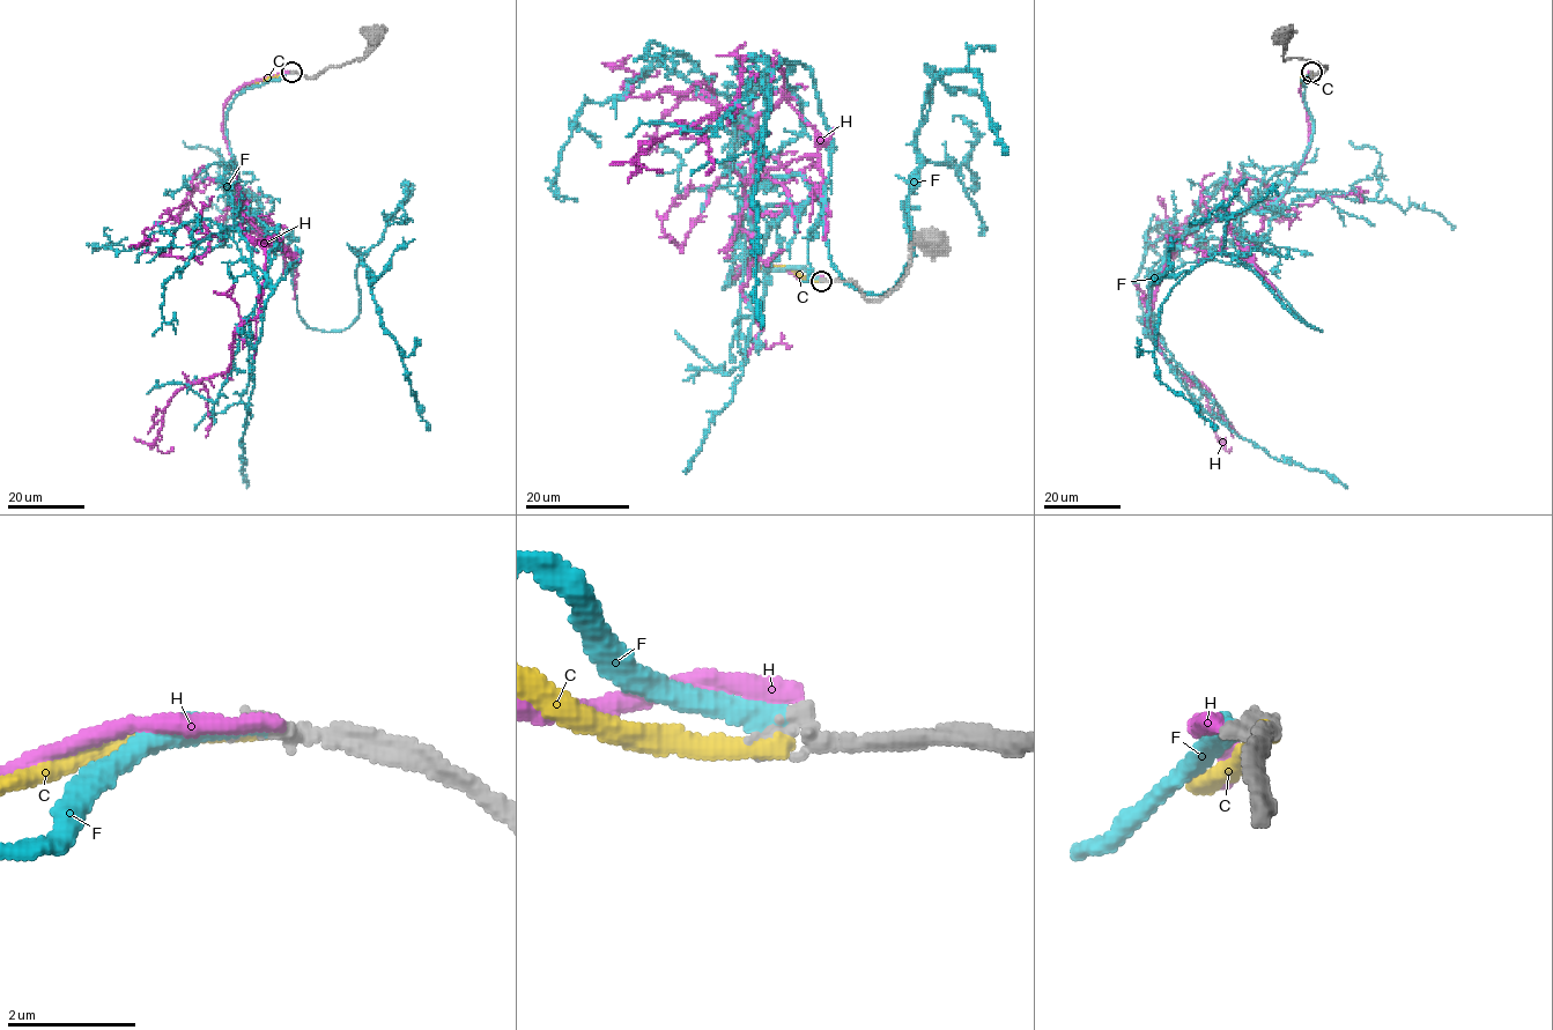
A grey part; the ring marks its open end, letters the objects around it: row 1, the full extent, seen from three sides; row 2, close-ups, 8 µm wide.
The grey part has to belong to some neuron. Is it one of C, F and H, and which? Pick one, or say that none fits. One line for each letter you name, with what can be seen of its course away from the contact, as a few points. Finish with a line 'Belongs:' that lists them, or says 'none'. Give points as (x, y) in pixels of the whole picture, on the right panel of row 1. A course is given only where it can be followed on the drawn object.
Belongs: C

